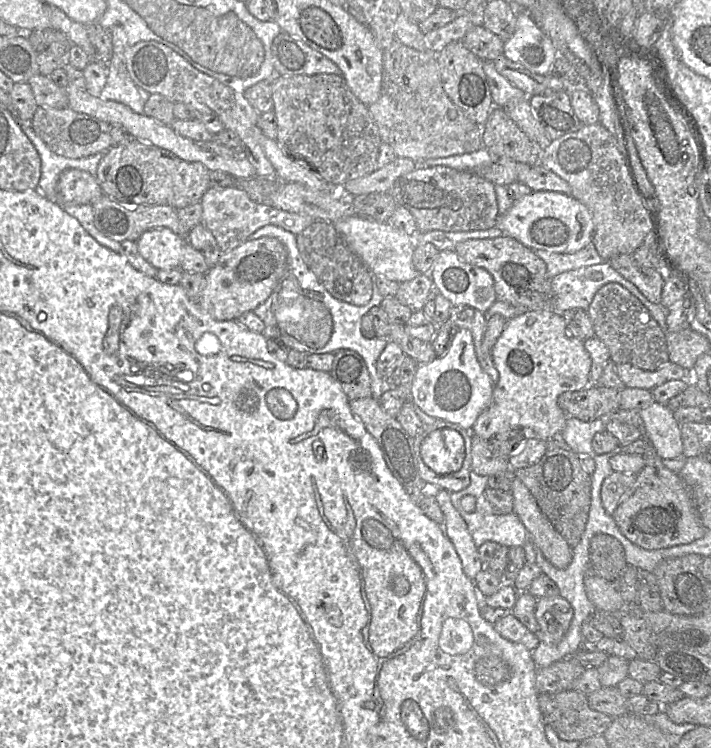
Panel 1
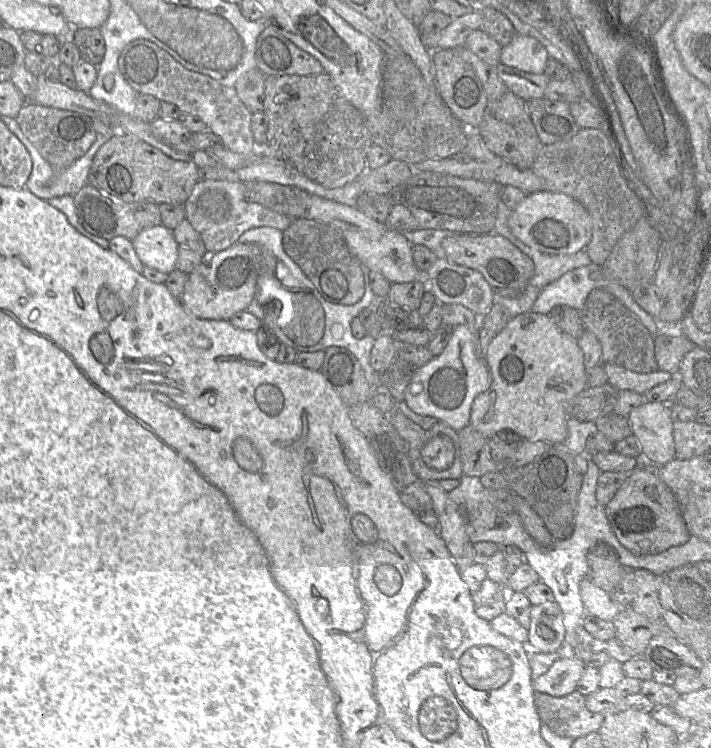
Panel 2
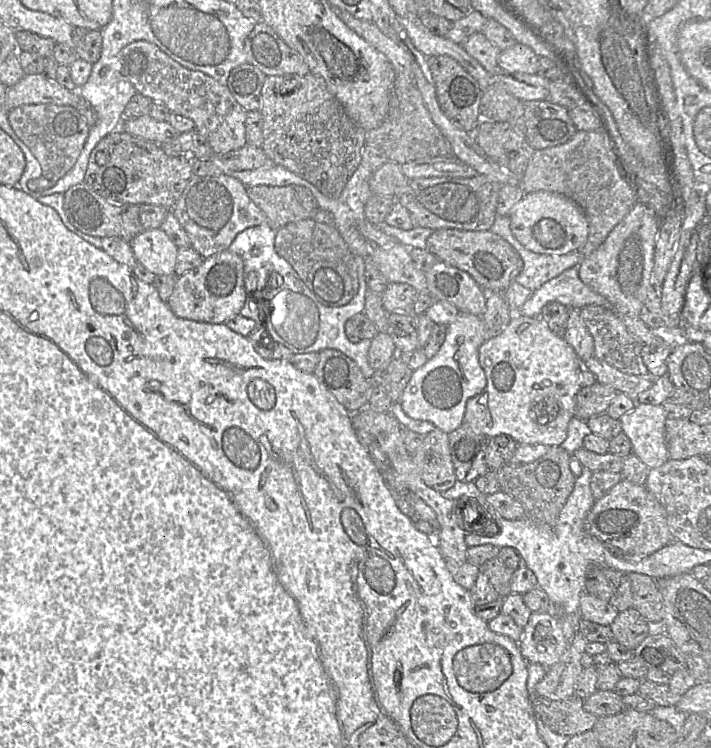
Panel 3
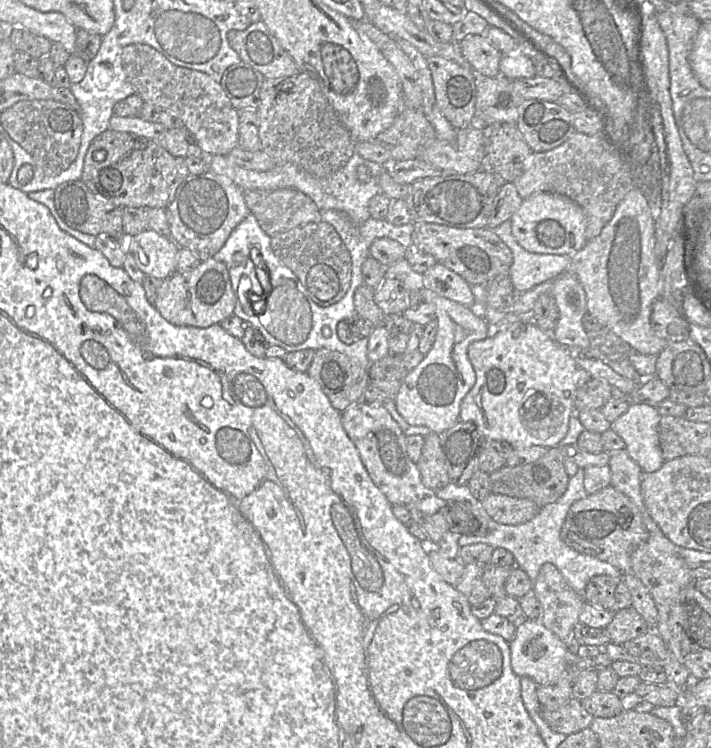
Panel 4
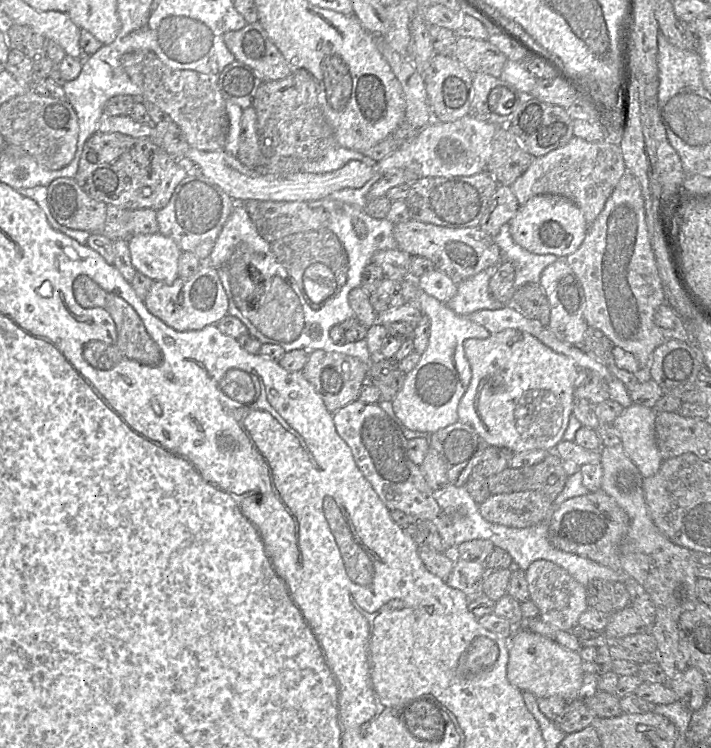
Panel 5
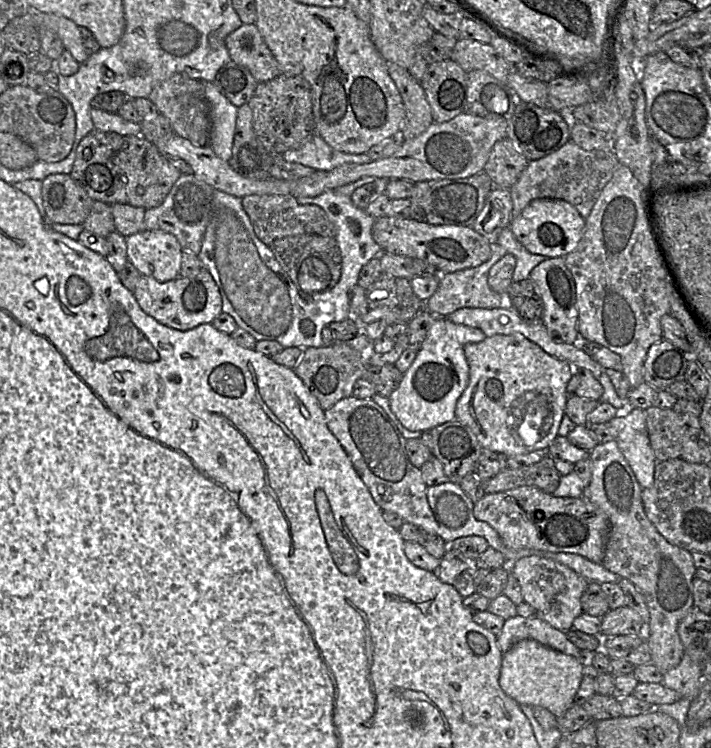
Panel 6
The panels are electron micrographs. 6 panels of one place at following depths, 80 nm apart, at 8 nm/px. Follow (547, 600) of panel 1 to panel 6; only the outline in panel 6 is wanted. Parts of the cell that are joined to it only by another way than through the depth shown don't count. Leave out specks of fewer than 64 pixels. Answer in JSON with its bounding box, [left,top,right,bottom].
[499,639,584,718]

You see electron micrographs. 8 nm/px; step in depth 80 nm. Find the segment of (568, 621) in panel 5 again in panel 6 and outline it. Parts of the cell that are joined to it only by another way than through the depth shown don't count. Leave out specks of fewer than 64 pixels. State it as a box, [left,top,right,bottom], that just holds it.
[509,555,588,632]

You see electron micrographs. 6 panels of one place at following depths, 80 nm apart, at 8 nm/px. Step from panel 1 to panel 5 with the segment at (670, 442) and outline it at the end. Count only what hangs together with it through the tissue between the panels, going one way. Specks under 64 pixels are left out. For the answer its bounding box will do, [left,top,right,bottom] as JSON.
[611,403,664,478]

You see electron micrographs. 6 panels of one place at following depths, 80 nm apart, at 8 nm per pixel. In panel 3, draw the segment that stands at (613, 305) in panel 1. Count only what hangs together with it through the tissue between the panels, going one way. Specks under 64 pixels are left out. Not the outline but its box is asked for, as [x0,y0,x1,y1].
[580,305,649,376]

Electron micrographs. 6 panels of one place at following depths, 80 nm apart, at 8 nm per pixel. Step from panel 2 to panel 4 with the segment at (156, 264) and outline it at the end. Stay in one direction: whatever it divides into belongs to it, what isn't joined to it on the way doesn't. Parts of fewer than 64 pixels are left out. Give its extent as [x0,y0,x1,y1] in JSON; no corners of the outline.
[127,229,178,279]

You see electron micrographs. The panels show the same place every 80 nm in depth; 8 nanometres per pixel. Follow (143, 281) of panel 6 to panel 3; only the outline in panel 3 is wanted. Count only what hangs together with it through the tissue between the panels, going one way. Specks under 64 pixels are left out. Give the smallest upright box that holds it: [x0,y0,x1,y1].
[166,250,246,324]

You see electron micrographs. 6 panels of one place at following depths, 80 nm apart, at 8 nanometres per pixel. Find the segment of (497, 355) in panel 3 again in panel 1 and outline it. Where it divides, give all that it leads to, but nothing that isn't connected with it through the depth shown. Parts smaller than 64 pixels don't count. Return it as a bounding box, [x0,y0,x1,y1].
[473,310,591,441]

